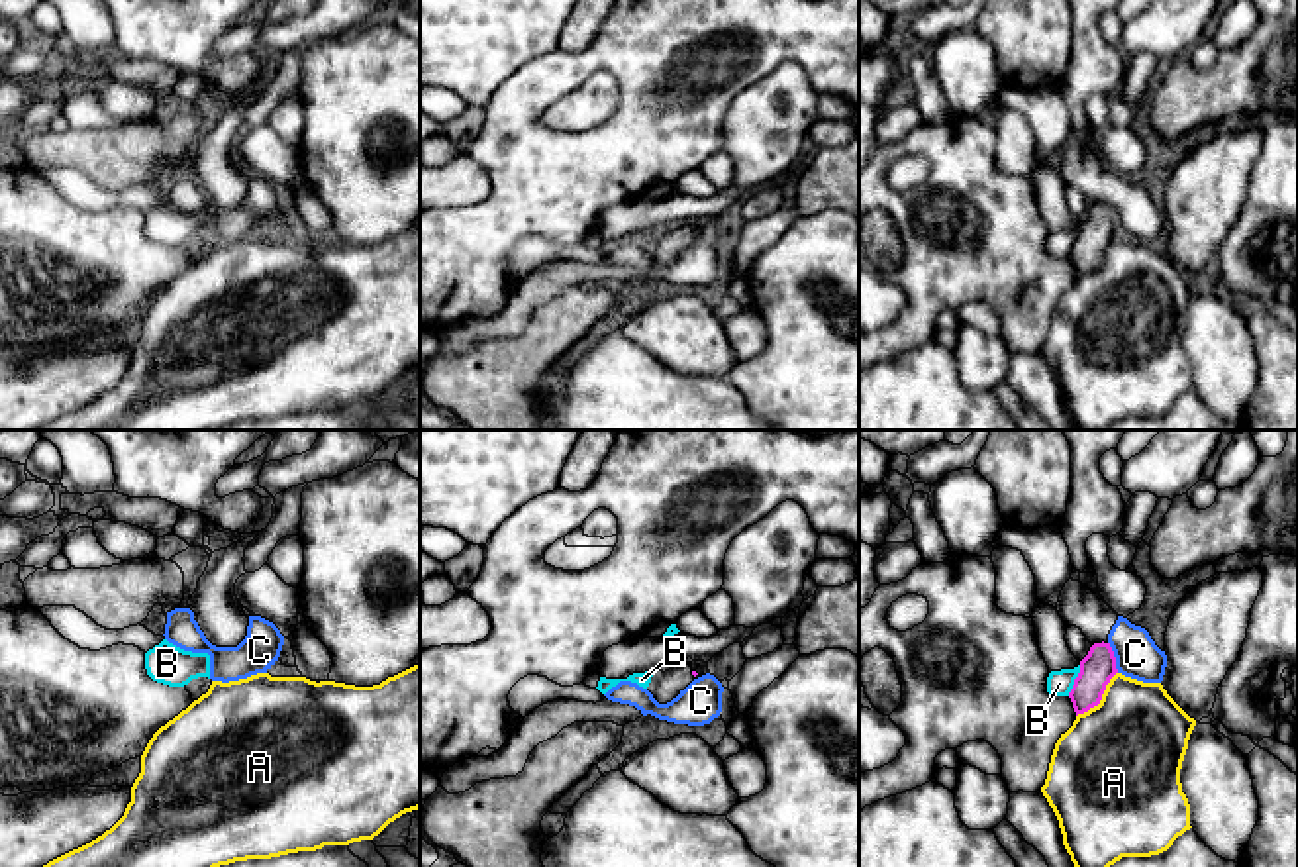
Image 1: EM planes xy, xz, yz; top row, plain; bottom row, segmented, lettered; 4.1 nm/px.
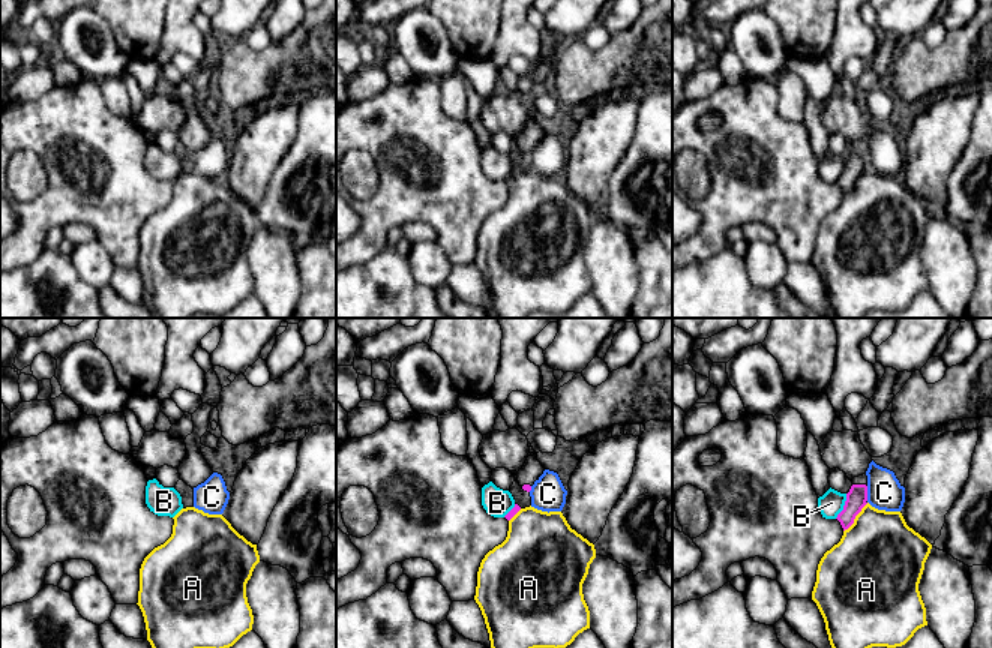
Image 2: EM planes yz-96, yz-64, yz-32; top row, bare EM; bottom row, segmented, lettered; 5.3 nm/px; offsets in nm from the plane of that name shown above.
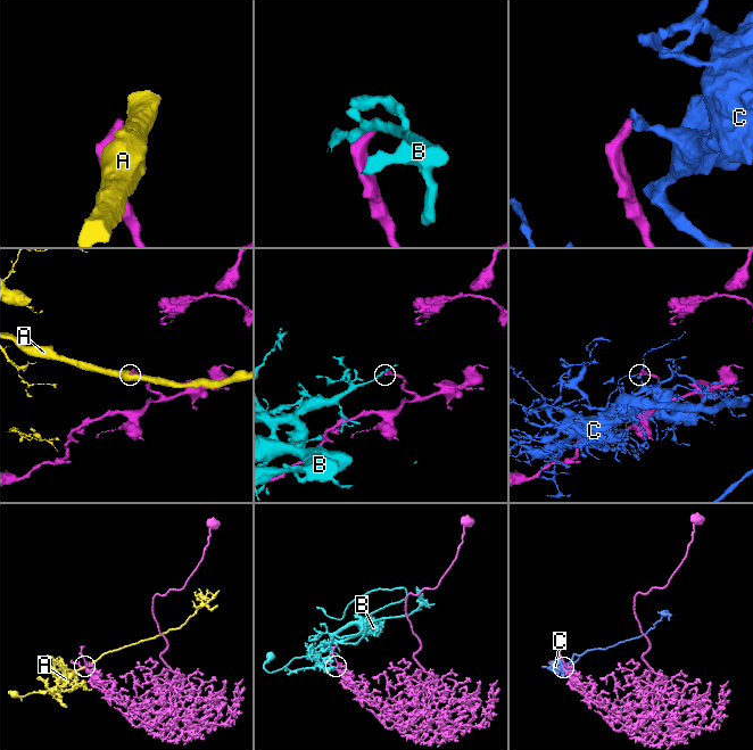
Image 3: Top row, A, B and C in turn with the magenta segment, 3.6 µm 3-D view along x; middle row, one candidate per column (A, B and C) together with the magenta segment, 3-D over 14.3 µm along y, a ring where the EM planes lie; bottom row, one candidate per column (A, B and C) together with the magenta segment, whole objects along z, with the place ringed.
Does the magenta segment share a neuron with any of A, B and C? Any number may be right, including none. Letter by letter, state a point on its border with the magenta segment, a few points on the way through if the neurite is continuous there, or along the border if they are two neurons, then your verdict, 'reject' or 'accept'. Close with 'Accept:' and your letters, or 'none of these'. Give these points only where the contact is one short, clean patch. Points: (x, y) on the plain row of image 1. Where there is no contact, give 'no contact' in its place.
A: meets magenta in yz at (1100, 259); reject
B: meets magenta in yz at (1075, 242); border along yz (1081, 226), (1067, 255); reject
C: meets magenta in yz at (1114, 218); reject
Accept: none of these

